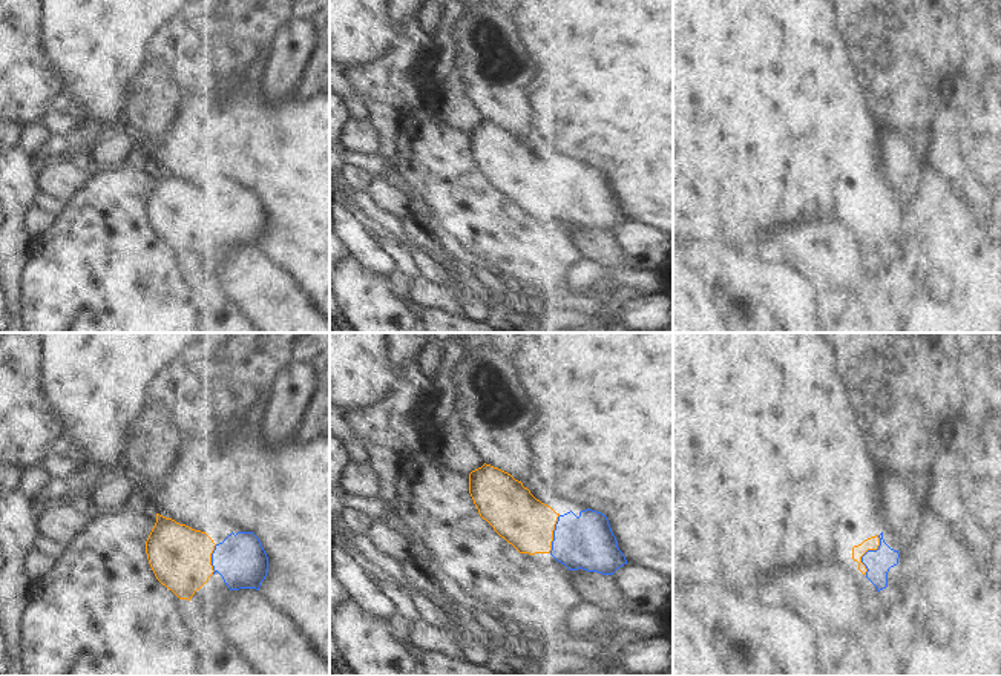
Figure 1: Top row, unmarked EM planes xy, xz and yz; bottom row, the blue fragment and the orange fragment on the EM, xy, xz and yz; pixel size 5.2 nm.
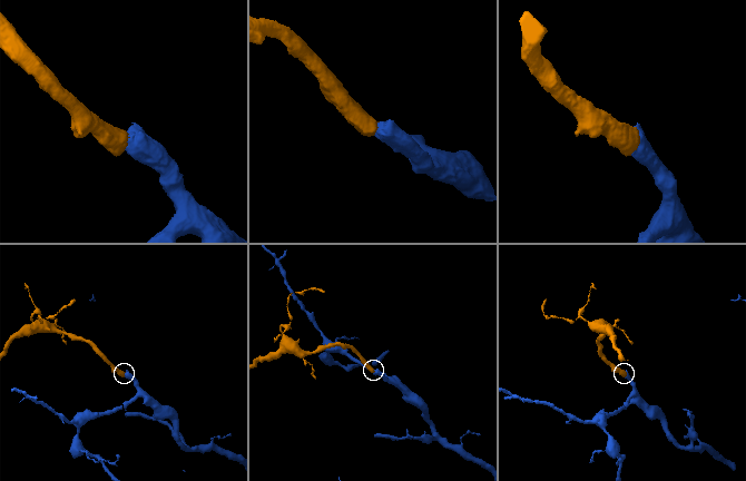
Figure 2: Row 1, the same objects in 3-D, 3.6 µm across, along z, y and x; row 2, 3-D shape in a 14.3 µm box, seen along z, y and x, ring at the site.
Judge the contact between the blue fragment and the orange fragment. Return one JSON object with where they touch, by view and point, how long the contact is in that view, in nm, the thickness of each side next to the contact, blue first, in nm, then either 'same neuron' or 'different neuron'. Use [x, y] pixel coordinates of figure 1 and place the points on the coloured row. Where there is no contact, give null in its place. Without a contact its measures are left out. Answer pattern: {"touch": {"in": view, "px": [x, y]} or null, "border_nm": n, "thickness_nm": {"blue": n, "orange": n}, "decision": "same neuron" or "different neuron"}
{"touch": {"in": "yz", "px": [866, 552]}, "border_nm": 220, "thickness_nm": {"blue": 130, "orange": 70}, "decision": "same neuron"}

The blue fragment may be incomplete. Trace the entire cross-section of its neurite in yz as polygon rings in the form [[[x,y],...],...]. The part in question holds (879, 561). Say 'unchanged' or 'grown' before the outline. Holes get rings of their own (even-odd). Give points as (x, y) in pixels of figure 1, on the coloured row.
grown; [[[883,532],[852,547],[852,560],[858,563],[858,570],[875,586],[877,592],[888,587],[888,572],[898,564],[898,558],[898,550],[884,543]]]

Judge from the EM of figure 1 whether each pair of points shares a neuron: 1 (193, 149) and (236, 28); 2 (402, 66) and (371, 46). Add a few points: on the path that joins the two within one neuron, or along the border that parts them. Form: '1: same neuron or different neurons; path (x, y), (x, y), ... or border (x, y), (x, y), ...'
1: different neurons; border (232, 45), (195, 51)
2: different neurons; border (391, 19), (390, 46), (350, 71)

